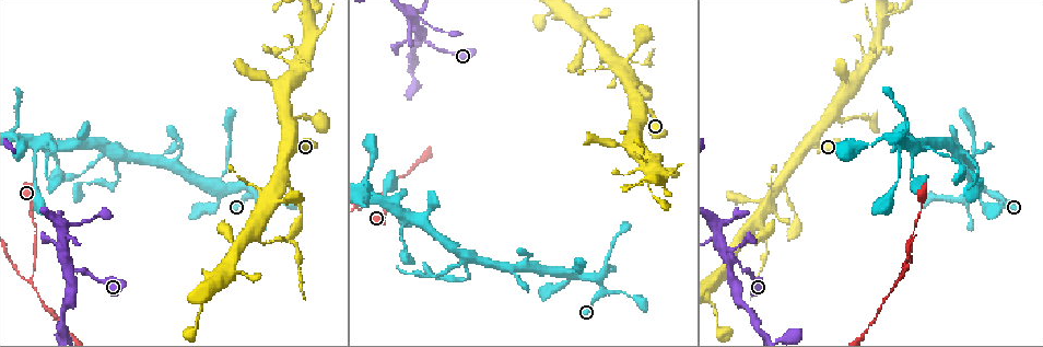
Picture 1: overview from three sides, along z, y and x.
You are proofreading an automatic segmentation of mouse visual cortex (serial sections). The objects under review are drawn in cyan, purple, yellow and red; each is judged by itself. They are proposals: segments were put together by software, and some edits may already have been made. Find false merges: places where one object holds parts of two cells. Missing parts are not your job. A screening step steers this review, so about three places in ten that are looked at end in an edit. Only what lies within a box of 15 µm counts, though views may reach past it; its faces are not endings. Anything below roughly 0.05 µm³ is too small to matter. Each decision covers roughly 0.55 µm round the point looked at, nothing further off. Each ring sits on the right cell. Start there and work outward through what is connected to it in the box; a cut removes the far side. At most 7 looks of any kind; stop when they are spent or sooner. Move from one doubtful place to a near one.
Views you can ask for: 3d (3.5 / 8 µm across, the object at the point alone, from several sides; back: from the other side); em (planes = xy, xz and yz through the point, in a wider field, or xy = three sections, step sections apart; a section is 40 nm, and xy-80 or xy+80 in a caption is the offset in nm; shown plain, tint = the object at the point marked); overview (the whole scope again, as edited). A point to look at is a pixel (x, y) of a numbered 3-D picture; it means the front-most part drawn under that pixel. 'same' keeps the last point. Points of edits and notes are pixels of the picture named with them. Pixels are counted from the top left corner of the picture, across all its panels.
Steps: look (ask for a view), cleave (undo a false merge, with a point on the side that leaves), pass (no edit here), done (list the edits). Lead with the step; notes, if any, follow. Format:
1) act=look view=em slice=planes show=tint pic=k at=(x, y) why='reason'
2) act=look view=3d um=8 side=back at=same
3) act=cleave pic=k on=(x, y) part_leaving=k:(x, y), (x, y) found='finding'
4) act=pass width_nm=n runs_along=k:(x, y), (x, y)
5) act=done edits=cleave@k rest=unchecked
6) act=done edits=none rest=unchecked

act=look view=3d um=3.5 pic=1 at=(733, 263) why='four or more arms meet'

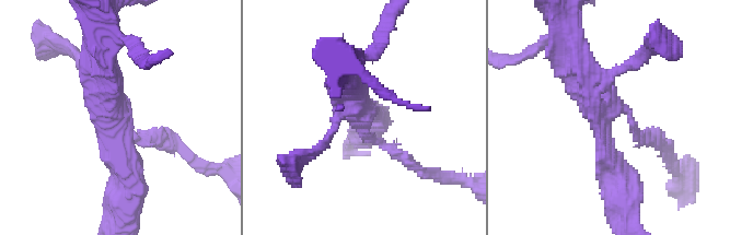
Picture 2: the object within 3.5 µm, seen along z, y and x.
act=look view=em slice=planes show=tint pic=2 at=(358, 111) why='now the EM'

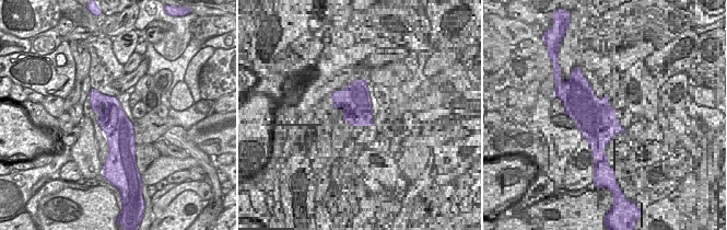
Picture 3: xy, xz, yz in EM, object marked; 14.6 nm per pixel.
act=pass arm_widths_nm=150,150,350,400 runs_along=2:(147, 140), (114, 106), (130, 177) found='one cell here'

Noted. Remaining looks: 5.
act=look view=3d um=3.5 pic=1 at=(762, 241) why='a narrow waist'

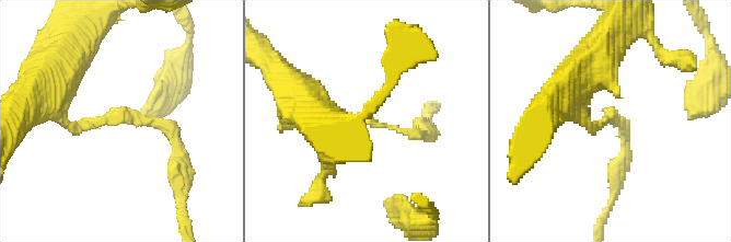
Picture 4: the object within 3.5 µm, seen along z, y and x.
act=look view=em slice=xy step=5 show=tint pic=4 at=(386, 127) arm_widths_nm=100,150

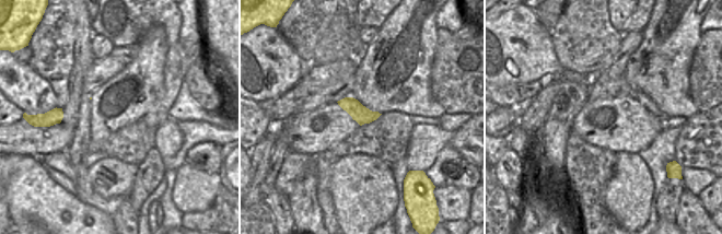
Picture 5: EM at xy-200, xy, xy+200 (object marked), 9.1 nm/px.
act=pass runs_along=4:(73, 125), (154, 118), (177, 146), (177, 169) found='all the same cell'

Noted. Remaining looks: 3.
act=look view=3d um=3.5 pic=1 at=(966, 152) why='thick turns thin'

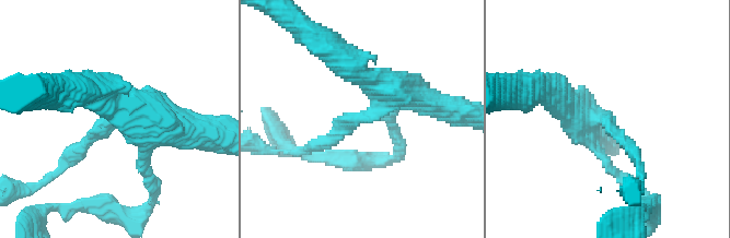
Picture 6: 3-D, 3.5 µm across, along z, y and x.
act=look view=em slice=planes show=tint pic=6 at=(110, 126) arm_widths_nm=200,450 why='shape alone is not enough'

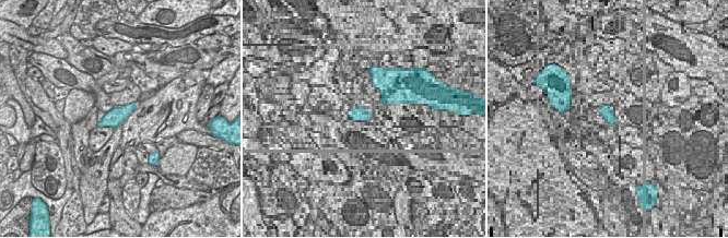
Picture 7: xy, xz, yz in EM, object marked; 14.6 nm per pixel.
act=pass runs_along=6:(414, 95), (391, 88), (306, 151) found='continuous, no second cell'

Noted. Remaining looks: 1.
act=done edits=none rest=unchecked

